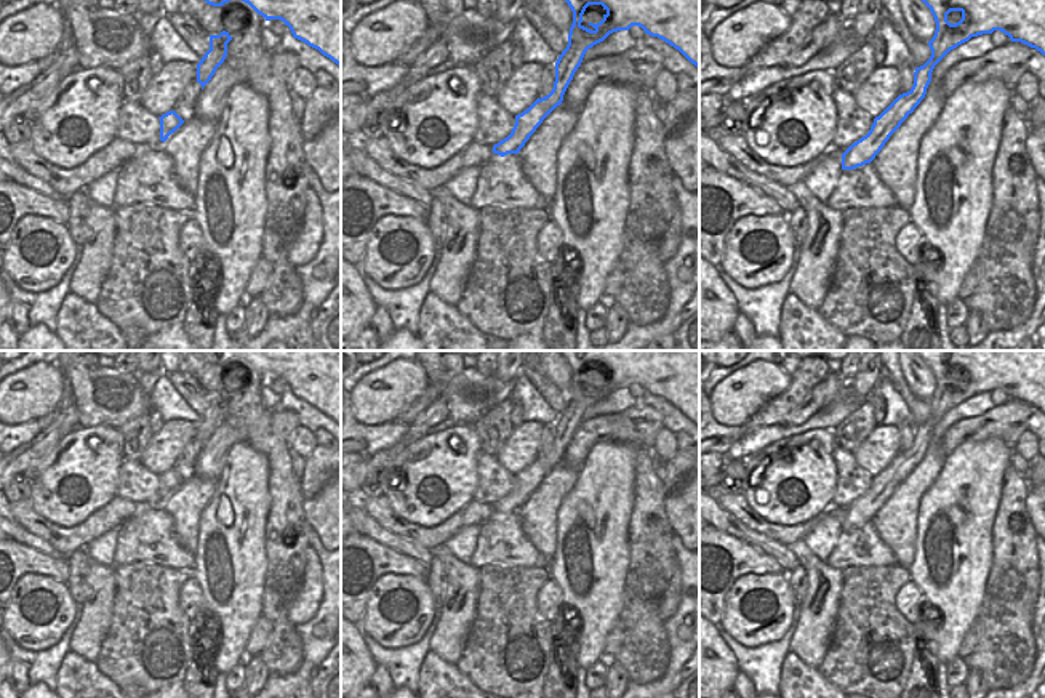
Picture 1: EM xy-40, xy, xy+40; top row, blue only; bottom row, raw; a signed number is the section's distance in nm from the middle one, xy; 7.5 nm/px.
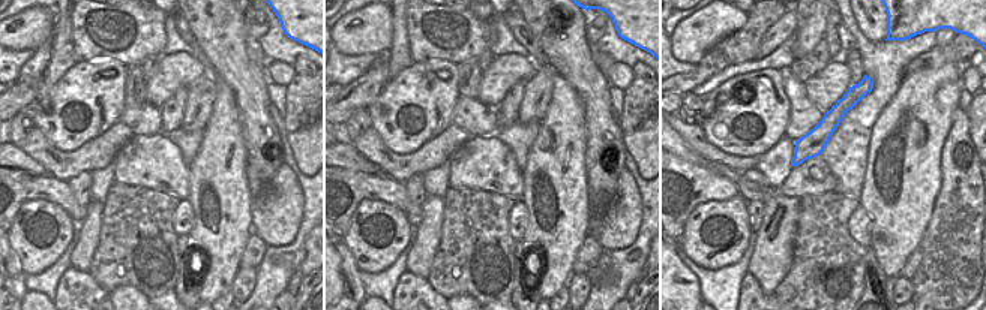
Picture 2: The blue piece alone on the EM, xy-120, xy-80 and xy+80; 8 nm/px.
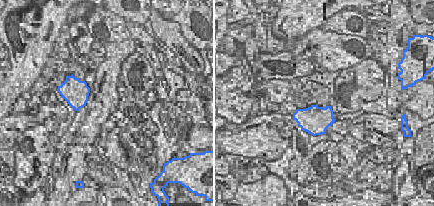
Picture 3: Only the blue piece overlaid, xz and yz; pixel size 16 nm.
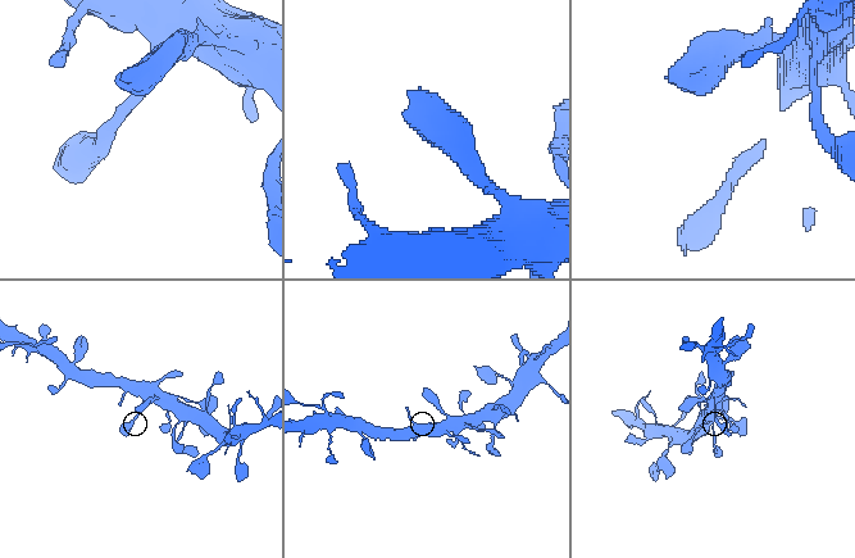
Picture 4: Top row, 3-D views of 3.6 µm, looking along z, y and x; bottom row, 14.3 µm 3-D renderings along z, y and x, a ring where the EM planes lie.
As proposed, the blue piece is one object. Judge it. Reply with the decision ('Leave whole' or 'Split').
Leave whole

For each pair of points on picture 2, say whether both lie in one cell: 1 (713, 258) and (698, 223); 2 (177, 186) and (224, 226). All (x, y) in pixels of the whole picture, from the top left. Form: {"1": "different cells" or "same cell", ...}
{"1": "same cell", "2": "different cells"}

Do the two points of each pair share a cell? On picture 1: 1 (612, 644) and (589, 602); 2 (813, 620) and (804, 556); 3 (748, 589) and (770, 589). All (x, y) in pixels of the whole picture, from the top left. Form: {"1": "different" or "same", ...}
{"1": "different", "2": "same", "3": "same"}

